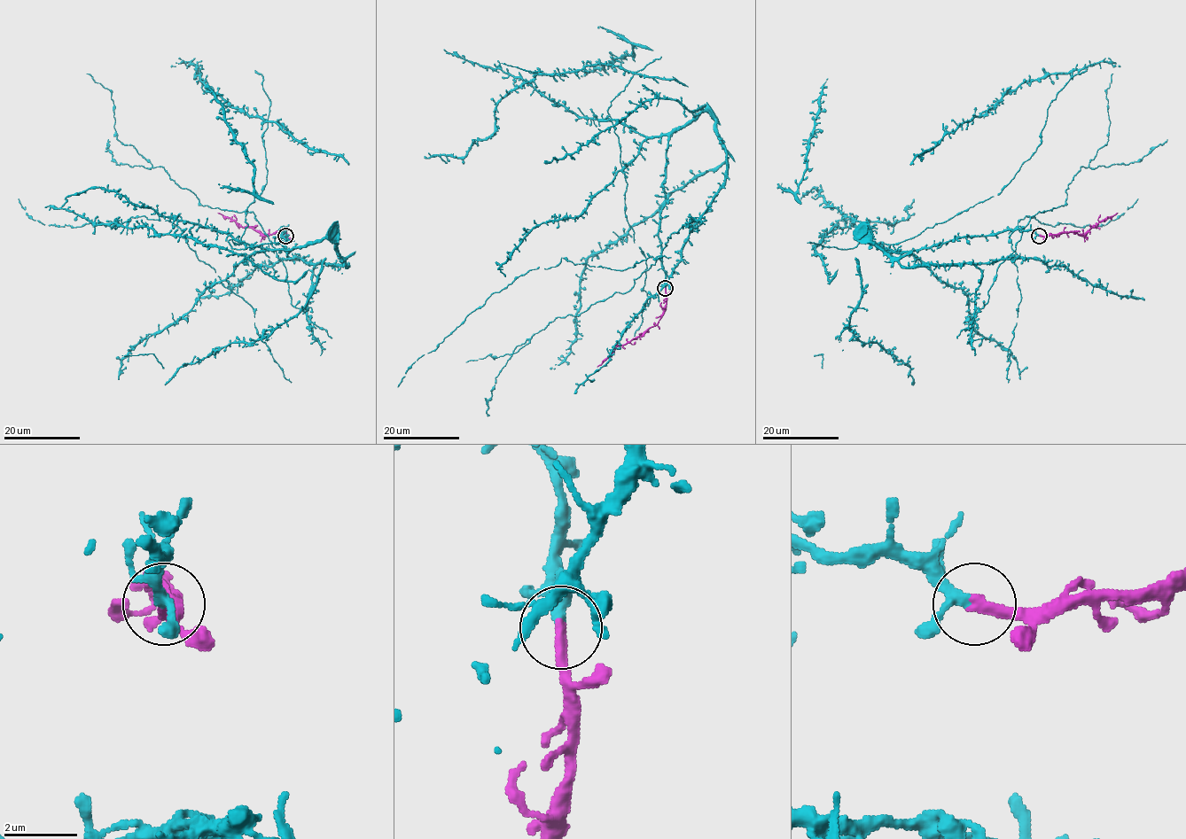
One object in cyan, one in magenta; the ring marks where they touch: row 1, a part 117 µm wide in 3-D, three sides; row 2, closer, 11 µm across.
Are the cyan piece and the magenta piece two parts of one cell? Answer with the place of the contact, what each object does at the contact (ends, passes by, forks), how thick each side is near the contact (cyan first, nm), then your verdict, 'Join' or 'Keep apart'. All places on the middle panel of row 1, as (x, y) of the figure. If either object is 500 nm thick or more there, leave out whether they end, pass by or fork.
Place: (665, 288). At the ring cyan passes by. At the ring magenta ends. Thickness 240 nm (cyan) against 320 nm. Join

